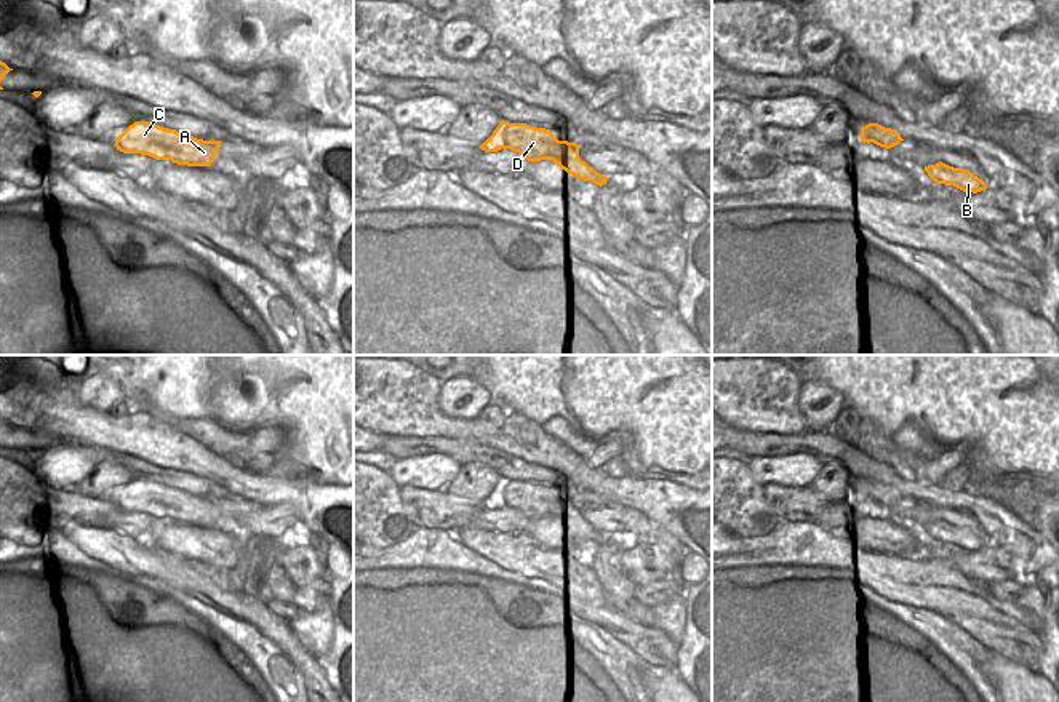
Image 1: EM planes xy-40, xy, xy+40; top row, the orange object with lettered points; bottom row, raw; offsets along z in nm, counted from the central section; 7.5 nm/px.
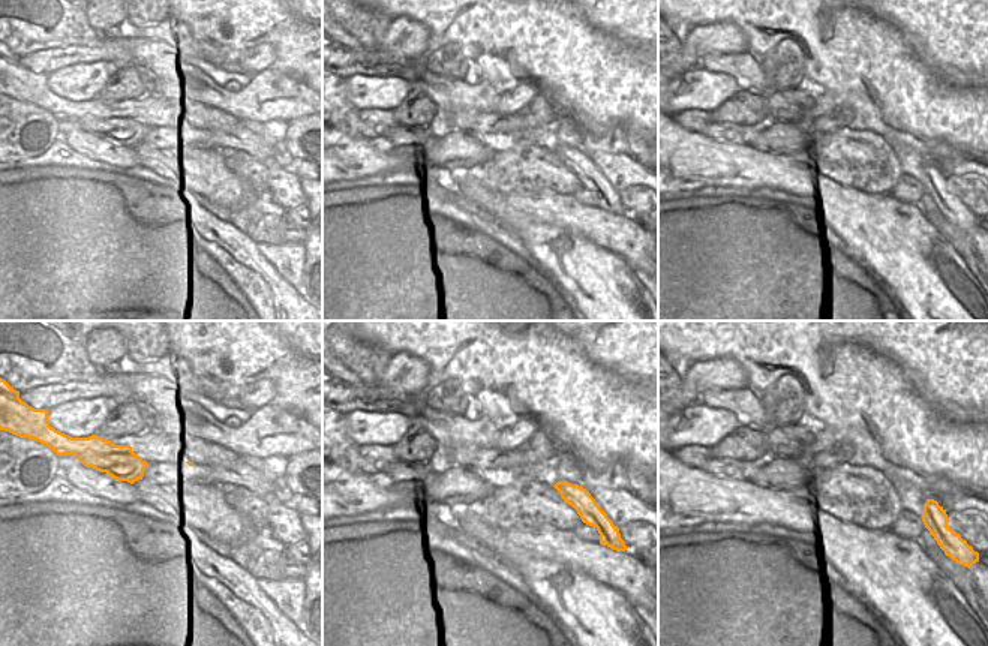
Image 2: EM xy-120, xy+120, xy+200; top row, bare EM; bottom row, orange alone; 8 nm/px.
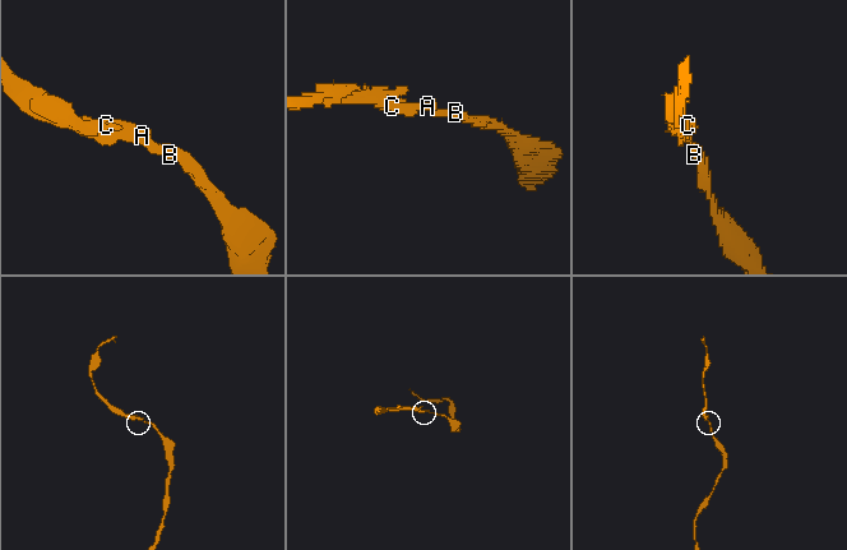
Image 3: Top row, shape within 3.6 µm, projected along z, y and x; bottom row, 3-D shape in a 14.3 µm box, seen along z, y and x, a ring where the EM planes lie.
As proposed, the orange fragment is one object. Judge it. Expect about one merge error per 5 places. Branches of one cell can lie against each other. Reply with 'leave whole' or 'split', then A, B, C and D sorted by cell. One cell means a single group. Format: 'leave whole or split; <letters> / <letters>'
leave whole; A B C D

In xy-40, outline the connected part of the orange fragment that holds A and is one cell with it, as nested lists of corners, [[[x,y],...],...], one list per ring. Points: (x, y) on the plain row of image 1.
[[[134,480],[114,502],[123,512],[149,513],[187,525],[210,525],[221,499],[203,499],[149,480]]]

